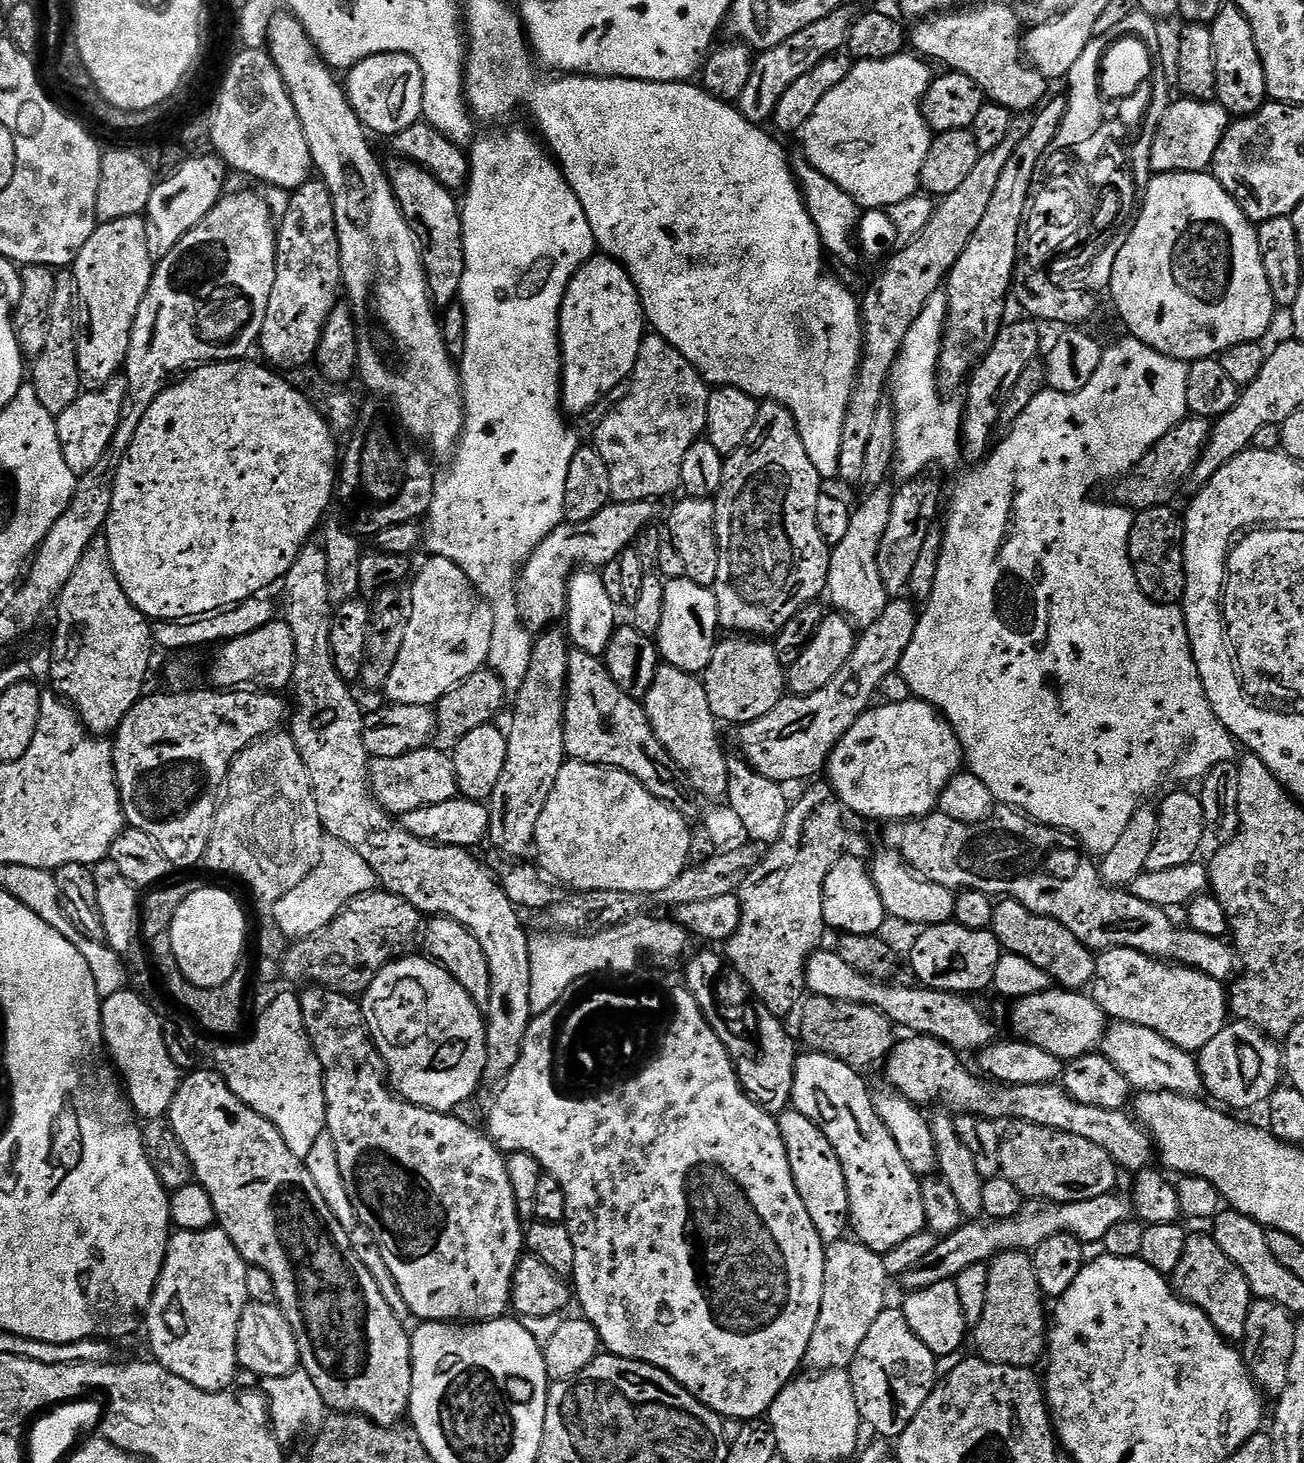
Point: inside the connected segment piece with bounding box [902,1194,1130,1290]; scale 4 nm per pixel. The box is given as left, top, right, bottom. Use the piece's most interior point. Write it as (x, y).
(1088, 1221)

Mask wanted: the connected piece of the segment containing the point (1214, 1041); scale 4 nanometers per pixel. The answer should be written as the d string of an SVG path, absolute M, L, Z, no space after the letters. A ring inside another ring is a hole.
M1229 1022L1198 1053L1200 1083L1213 1101L1232 1108L1256 1108L1263 1105L1282 1084L1282 1048L1253 1024Z

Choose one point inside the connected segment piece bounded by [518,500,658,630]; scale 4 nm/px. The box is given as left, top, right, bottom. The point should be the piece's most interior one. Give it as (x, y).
(543, 582)

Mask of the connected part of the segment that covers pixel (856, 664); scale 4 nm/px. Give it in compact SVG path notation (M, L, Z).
M889 599L886 610L878 614L869 628L863 629L850 658L822 690L805 696L785 695L768 714L735 729L739 755L755 772L781 786L788 786L791 780L811 781L816 778L811 776L819 772L821 775L836 743L868 710L887 674L899 669L906 647L914 638L917 619L918 608L911 599Z

